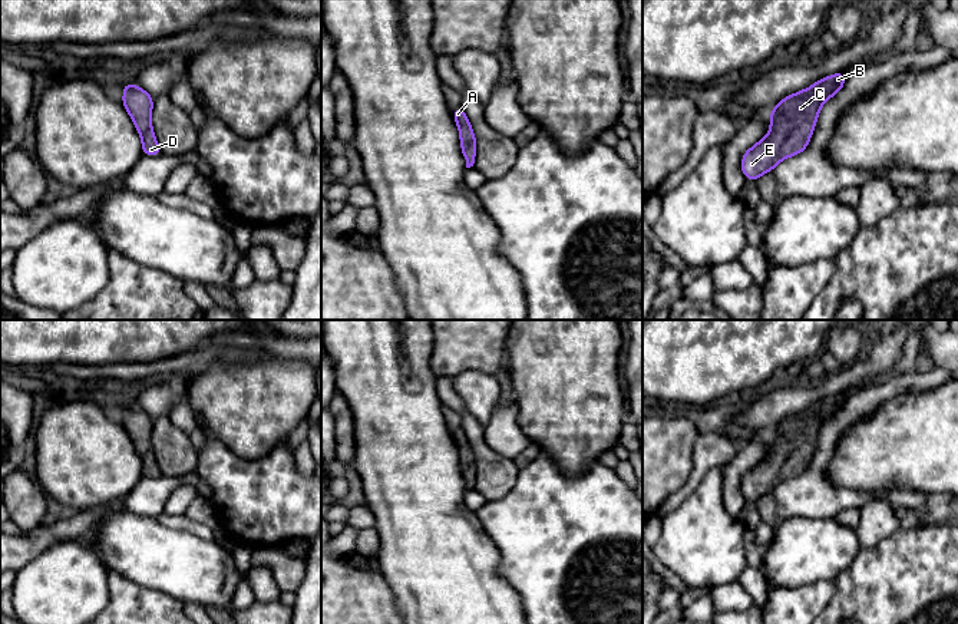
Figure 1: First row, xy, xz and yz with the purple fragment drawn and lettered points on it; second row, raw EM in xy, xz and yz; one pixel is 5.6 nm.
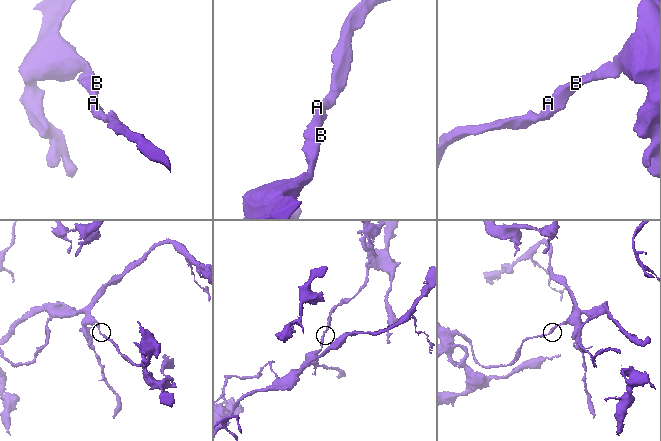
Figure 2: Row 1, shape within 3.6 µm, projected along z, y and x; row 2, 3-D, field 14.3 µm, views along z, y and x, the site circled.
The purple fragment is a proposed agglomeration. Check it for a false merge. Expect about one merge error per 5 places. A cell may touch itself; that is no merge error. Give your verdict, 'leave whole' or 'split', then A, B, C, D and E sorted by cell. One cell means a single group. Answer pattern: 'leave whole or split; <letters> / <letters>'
leave whole; A B C D E

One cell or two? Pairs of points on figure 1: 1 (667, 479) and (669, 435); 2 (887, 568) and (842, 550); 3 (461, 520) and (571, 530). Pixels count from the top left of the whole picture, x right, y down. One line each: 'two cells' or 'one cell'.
1: one cell
2: two cells
3: two cells

